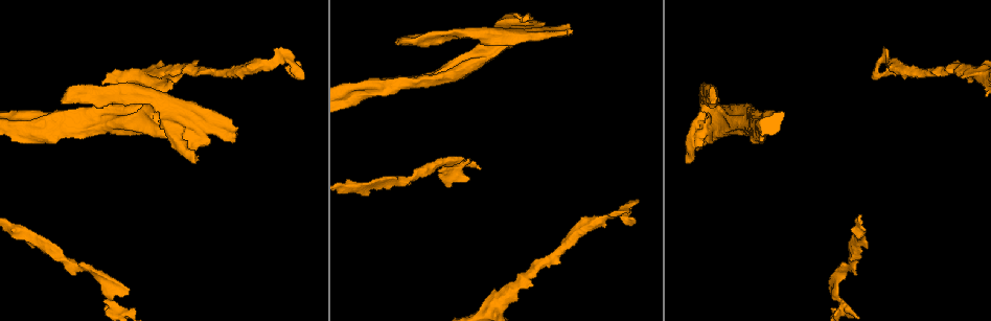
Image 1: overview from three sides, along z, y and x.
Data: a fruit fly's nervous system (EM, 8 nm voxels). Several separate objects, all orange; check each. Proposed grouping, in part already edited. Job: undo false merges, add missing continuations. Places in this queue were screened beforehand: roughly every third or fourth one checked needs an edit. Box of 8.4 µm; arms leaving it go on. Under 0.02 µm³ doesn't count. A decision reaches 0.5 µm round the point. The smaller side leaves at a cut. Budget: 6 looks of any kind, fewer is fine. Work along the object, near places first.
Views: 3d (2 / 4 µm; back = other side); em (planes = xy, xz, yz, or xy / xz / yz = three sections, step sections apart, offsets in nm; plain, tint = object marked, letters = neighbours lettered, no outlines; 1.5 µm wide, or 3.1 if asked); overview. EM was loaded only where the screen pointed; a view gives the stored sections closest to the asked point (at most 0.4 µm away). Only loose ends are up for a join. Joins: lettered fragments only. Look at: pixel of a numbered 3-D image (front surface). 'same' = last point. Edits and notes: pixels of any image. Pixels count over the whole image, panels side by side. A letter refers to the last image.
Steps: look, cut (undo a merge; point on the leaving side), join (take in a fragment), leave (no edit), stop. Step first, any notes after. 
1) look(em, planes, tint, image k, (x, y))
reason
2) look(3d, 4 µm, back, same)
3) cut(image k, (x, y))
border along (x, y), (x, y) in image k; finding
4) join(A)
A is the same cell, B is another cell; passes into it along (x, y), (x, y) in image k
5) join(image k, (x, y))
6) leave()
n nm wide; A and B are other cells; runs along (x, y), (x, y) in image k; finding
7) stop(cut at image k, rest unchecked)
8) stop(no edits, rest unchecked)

look(em, yz, step 8, letters, image 1, (396, 43))
an open end

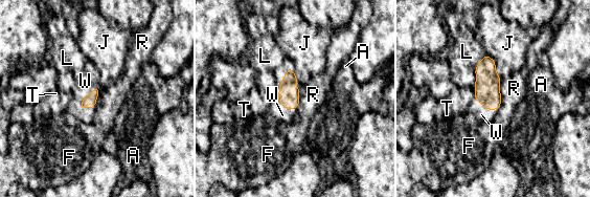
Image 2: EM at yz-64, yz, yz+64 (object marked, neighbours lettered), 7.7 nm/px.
join(W)
W is the same cell, A, F, J, L, R and T are other cells; passes into it along (289, 94), (279, 87), (282, 115) in image 2; it goes on there

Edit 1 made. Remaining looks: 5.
look(em, planes, letters, image 1, (463, 159))
branch stops here

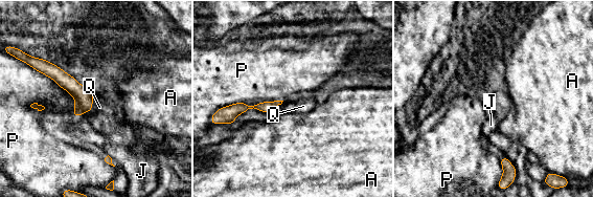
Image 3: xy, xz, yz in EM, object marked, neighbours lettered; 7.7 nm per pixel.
leave()
A, J, P and Q are other cells; border along (94, 93), (92, 108), (83, 113) in image 3; no lettered fragment goes on from it

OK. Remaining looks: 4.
look(em, yz, step 4, tint, image 1, (604, 219))
thick turns thin

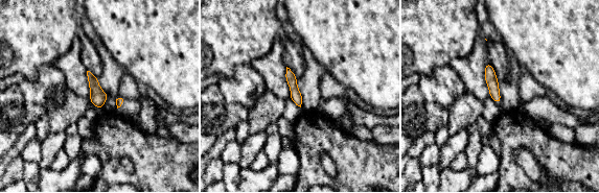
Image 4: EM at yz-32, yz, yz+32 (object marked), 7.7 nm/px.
look(em, planes, letters, same)

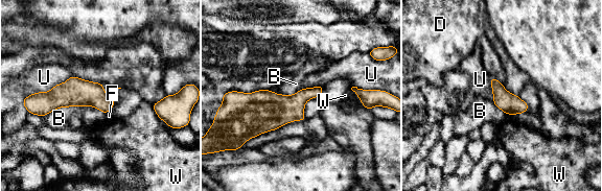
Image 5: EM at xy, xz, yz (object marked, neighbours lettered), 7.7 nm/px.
leave()
160 nm wide; B, D, F, U and W are other cells; runs along (111, 102), (56, 97), (38, 103) in image 5; all the same cell

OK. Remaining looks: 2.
stop(join at image 2, rest unchecked)

